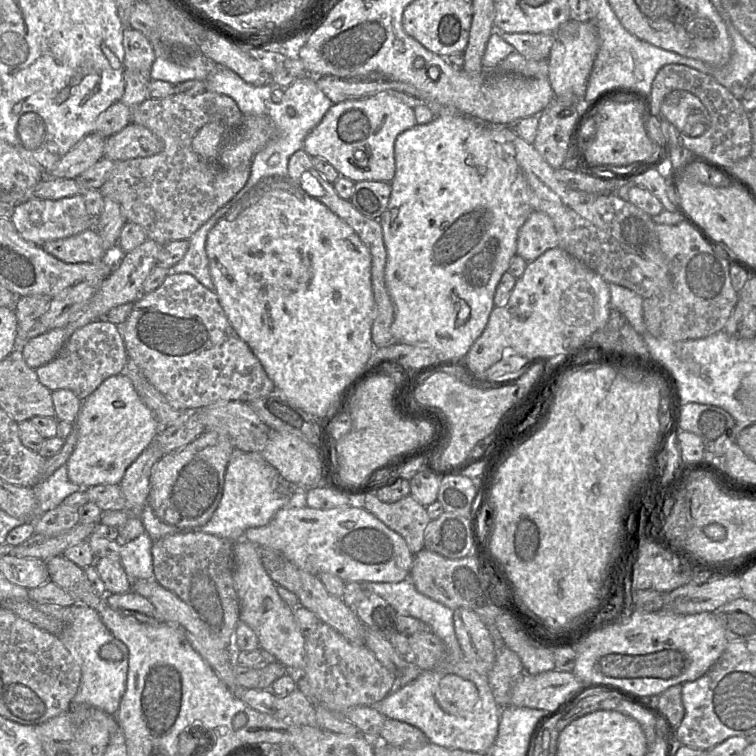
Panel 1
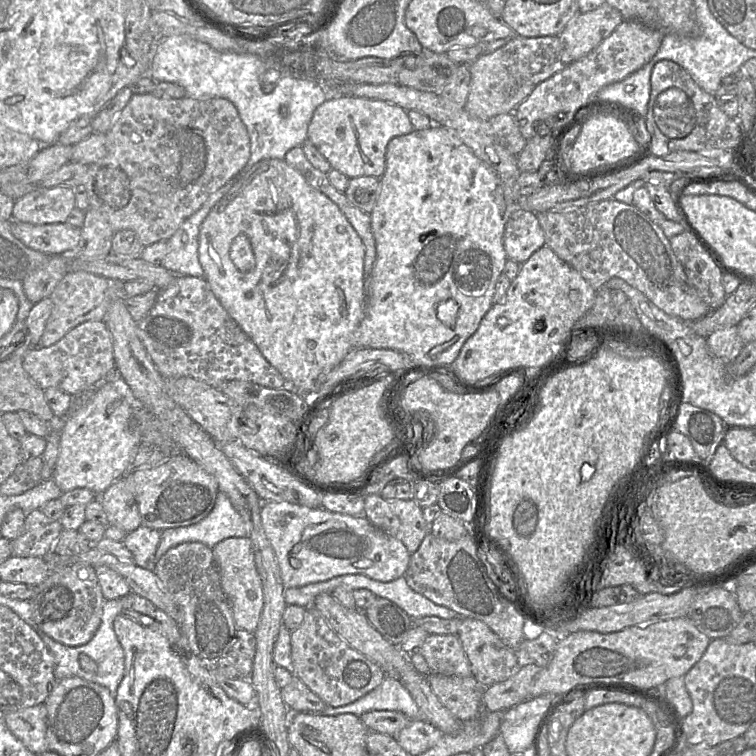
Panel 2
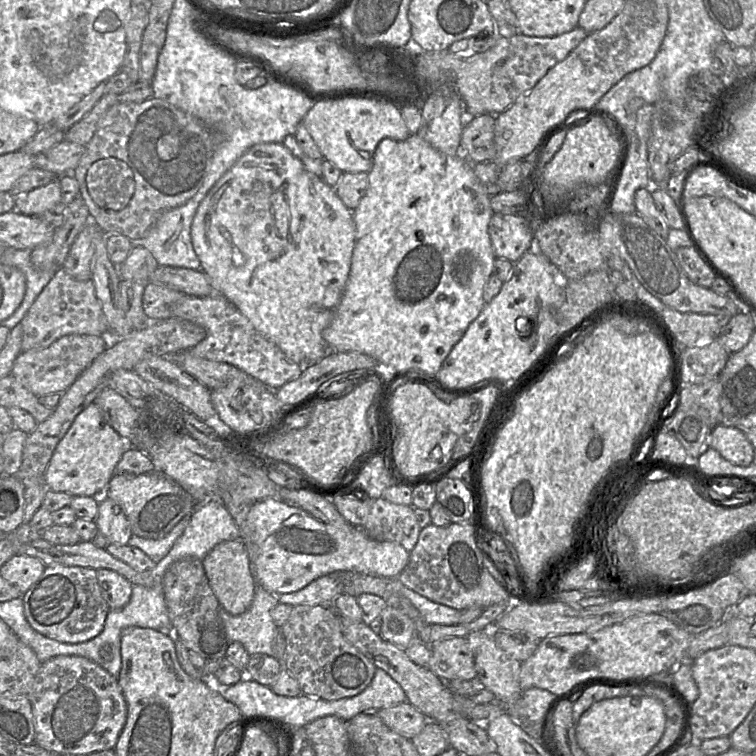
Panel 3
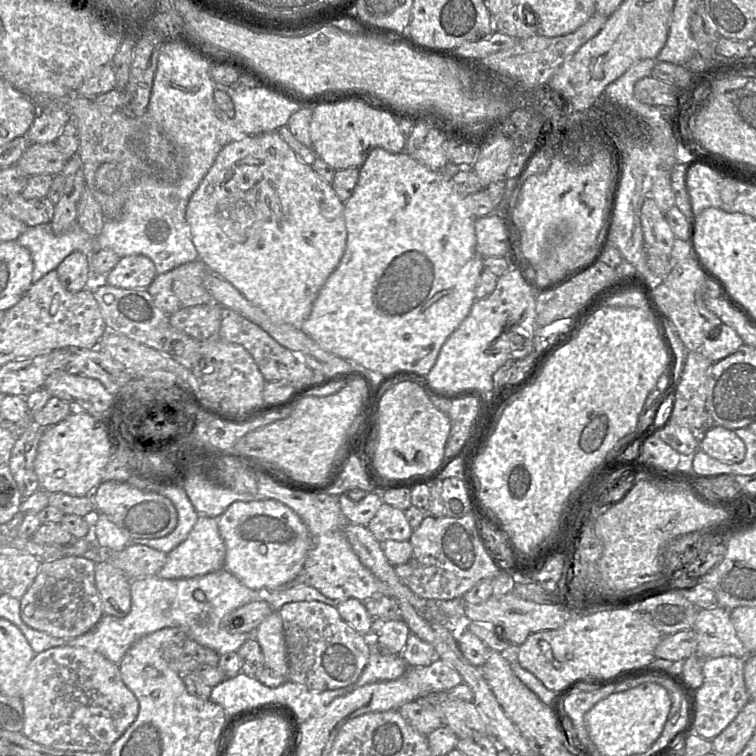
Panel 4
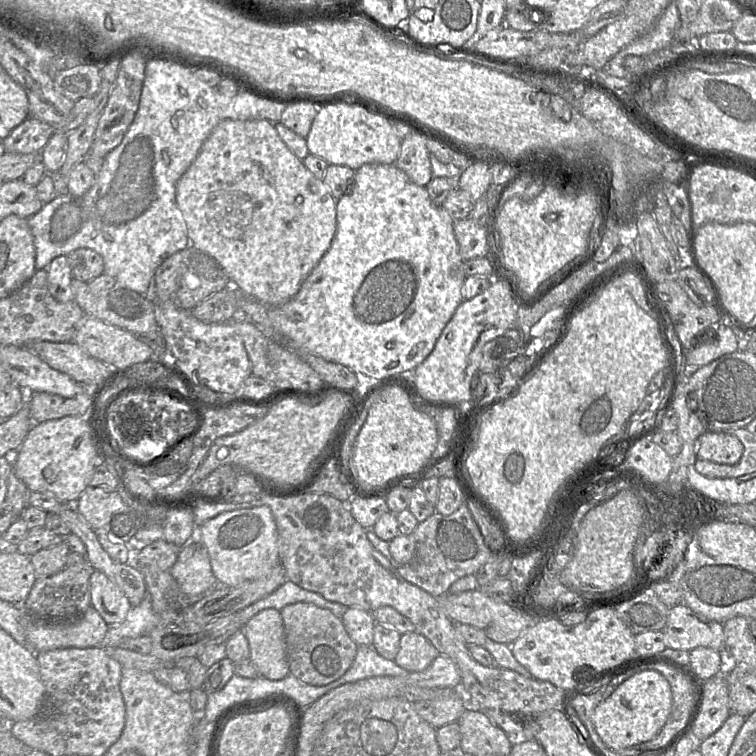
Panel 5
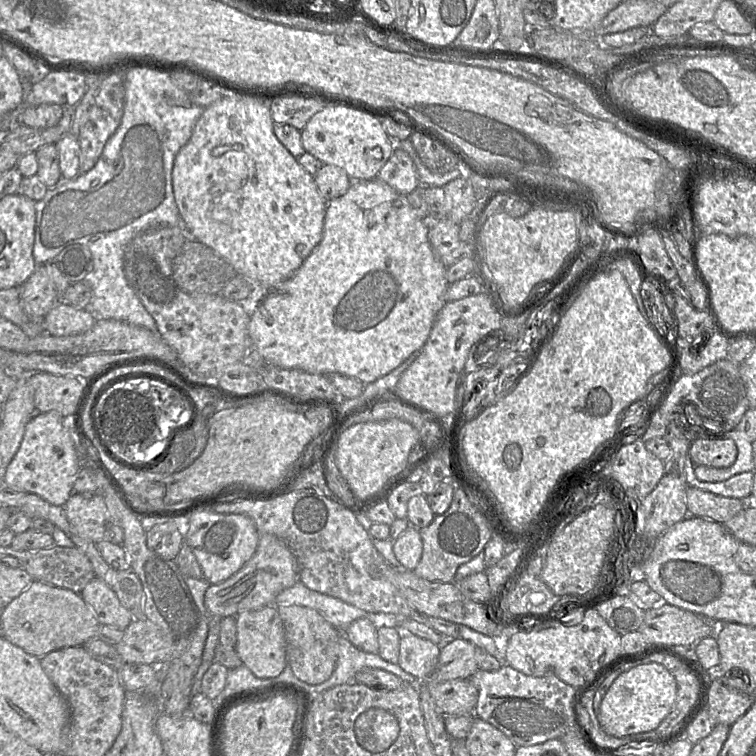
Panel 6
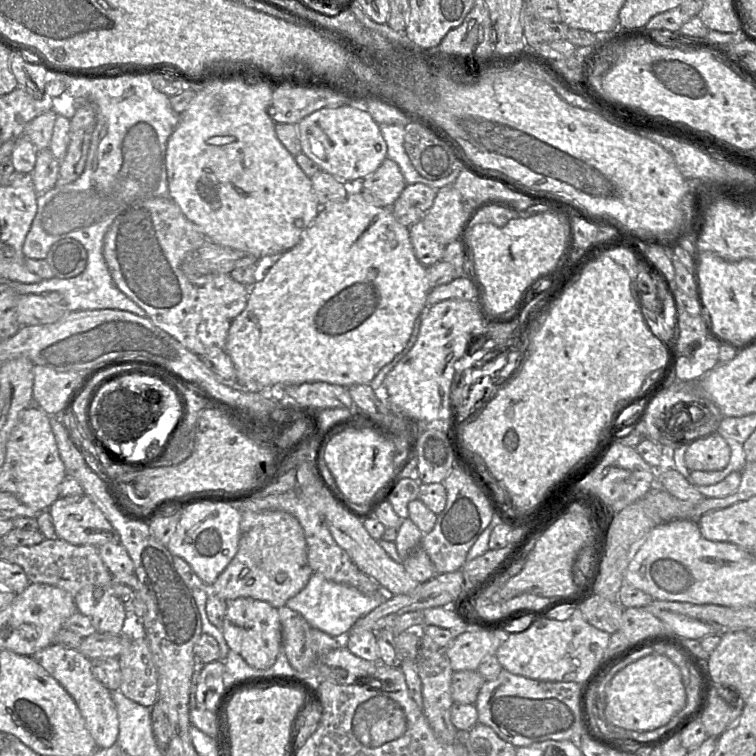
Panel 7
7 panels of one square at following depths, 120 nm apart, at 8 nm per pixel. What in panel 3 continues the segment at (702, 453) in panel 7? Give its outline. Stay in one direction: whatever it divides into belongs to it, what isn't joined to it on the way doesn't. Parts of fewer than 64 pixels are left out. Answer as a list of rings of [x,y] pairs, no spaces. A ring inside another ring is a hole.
[[[731,425],[713,427],[709,433],[709,447],[741,467],[749,466],[754,458],[754,448],[745,433]]]

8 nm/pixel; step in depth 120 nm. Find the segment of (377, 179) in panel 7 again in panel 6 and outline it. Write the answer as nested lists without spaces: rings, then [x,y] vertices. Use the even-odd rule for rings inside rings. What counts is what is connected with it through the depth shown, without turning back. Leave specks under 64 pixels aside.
[[[401,148],[394,149],[389,160],[378,173],[377,178],[403,195],[408,195],[420,185],[413,160]]]

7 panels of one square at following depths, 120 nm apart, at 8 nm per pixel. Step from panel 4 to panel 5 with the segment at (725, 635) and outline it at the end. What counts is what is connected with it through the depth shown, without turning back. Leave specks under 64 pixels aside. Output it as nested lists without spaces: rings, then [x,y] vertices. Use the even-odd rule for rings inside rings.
[[[684,603],[670,607],[666,625],[661,631],[667,648],[690,652],[702,646],[724,653],[723,623],[706,618]]]

